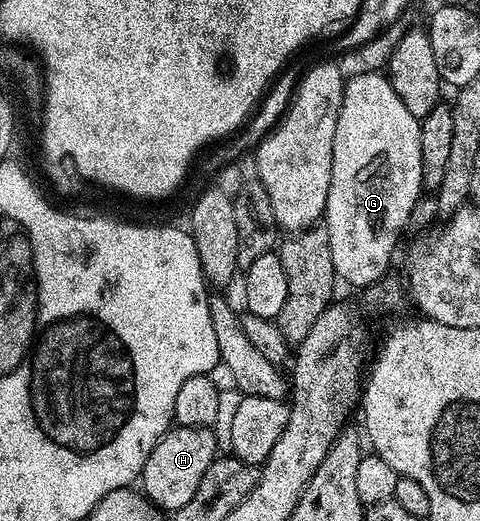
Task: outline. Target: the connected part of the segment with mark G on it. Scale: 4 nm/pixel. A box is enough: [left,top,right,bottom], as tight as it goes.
[323,72,423,286]

